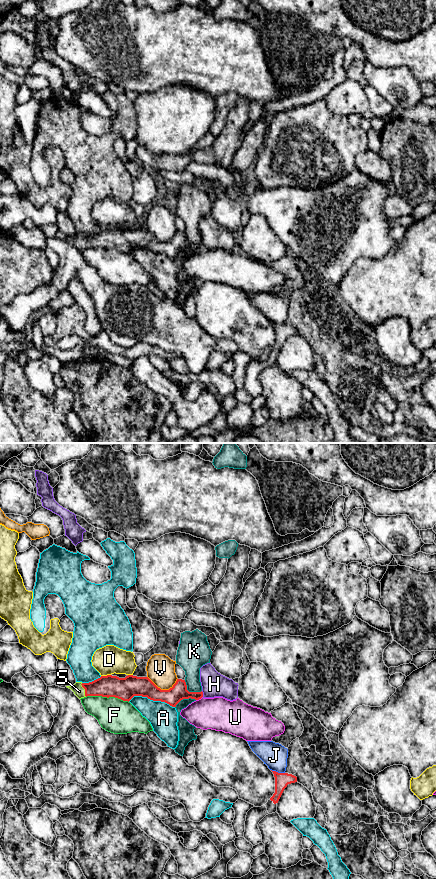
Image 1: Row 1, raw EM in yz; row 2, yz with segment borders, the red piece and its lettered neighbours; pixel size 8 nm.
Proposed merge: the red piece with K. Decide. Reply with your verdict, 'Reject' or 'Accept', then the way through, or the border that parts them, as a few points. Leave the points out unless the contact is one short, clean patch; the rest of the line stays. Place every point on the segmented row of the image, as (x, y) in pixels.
Reject. Boundary: yz (184, 680), (189, 691), (201, 691)

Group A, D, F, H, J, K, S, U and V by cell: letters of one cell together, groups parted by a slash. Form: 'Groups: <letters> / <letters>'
Groups: A / D / F / H / J / K / S / U / V

